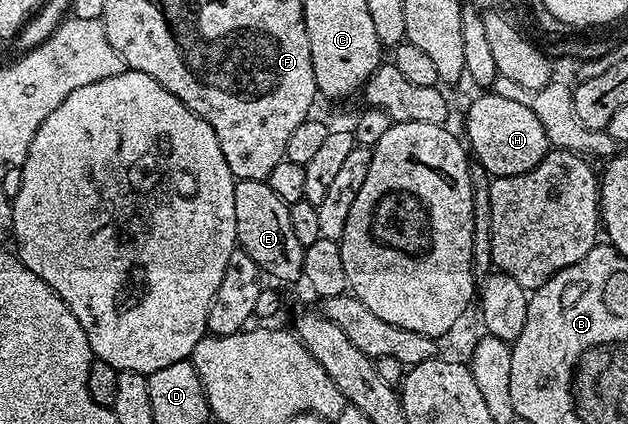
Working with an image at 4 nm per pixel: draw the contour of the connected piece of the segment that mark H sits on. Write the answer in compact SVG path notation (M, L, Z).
M491 91L481 93L484 94L473 99L464 117L464 129L468 132L466 145L474 160L486 167L489 178L522 175L538 167L550 152L550 144L529 102L506 99Z

